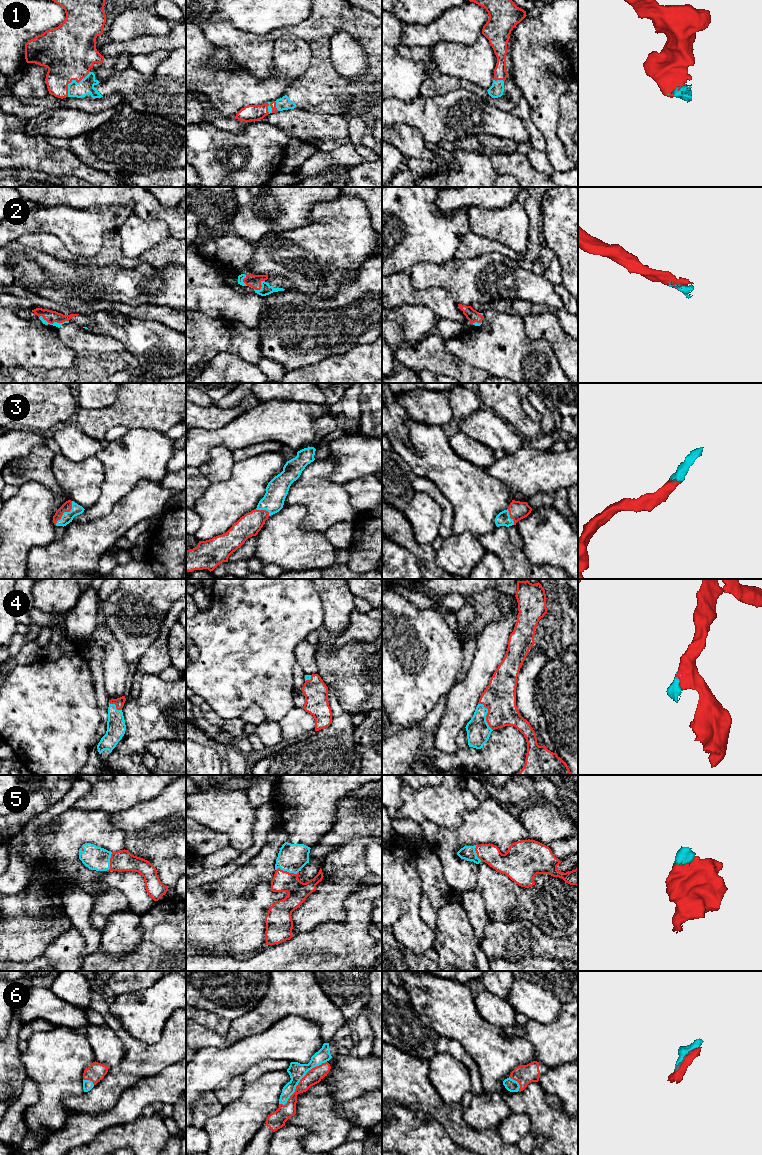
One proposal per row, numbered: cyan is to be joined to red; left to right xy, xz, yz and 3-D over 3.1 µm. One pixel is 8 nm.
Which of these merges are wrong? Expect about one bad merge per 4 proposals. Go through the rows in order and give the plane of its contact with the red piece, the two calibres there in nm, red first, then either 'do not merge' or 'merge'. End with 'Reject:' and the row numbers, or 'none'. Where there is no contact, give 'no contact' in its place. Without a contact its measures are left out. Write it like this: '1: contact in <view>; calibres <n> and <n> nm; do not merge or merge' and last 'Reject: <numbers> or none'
1: contact in xy; calibres 440 and 130 nm; merge
2: contact in xy; calibres 100 and 40 nm; merge
3: contact in xy; calibres 80 and 90 nm; merge
4: contact in yz; calibres 260 and 190 nm; merge
5: contact in xz; calibres 170 and 220 nm; merge
6: contact in xz; calibres 120 and 140 nm; merge
Reject: none

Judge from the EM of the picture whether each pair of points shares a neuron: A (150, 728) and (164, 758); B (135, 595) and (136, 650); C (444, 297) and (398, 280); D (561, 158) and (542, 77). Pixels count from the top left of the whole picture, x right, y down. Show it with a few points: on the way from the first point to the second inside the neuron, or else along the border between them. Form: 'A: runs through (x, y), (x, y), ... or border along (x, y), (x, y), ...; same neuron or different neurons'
A: border along (175, 740), (153, 740), (147, 745), (146, 749); different neurons
B: runs through (135, 609), (135, 636); same neuron
C: runs through (433, 297), (415, 297), (409, 291); same neuron
D: runs through (551, 138), (544, 115), (543, 97); same neuron

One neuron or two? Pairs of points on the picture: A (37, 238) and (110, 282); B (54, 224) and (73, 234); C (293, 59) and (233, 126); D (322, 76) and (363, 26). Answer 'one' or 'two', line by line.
A: two
B: one
C: two
D: one

